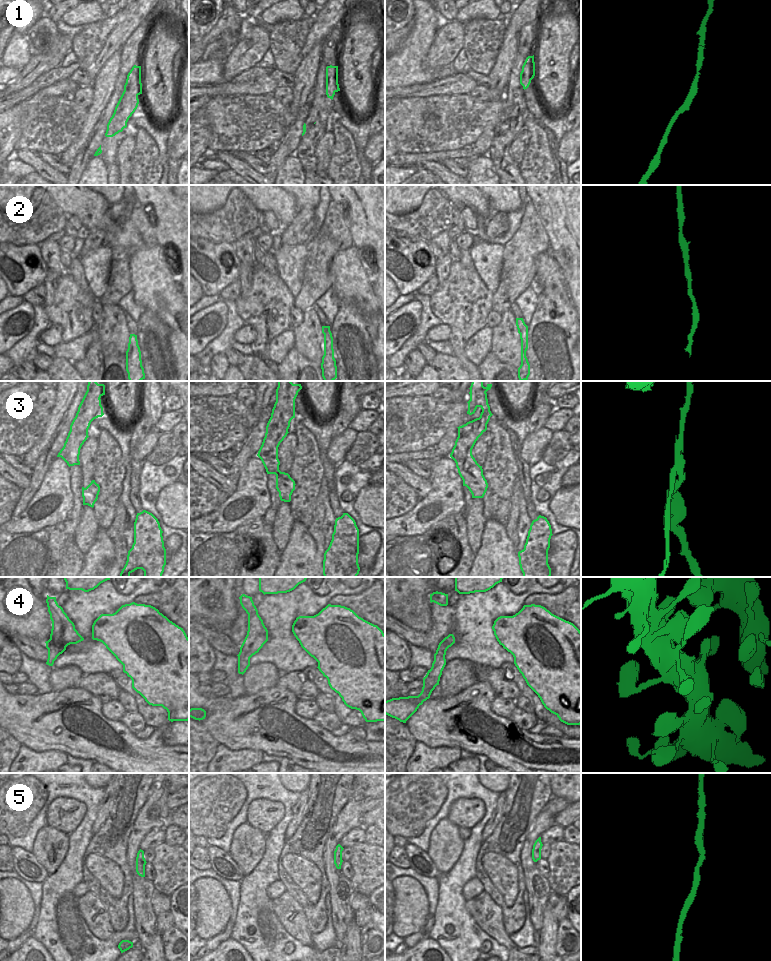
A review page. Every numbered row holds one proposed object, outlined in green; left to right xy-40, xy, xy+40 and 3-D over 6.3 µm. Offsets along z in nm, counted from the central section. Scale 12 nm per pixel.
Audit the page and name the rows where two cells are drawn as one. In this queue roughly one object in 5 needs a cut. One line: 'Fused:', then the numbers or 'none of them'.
Fused: 3

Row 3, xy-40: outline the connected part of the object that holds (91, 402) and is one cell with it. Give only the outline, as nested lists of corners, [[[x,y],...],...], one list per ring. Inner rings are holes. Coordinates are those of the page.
[[[96,381],[88,382],[87,391],[78,407],[76,416],[70,425],[68,438],[76,438],[89,429],[91,420],[100,409],[100,398],[103,395],[105,395],[104,384],[98,384]]]

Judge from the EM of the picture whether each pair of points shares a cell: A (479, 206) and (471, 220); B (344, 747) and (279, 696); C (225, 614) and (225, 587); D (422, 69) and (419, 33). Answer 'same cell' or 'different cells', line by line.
A: different cells
B: same cell
C: same cell
D: same cell

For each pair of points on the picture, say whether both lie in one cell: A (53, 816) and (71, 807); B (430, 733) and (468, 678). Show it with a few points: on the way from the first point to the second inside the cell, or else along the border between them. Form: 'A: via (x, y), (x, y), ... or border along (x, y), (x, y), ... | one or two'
A: via (57, 816), (67, 810) | one
B: border along (477, 681), (451, 696), (441, 698) | two

